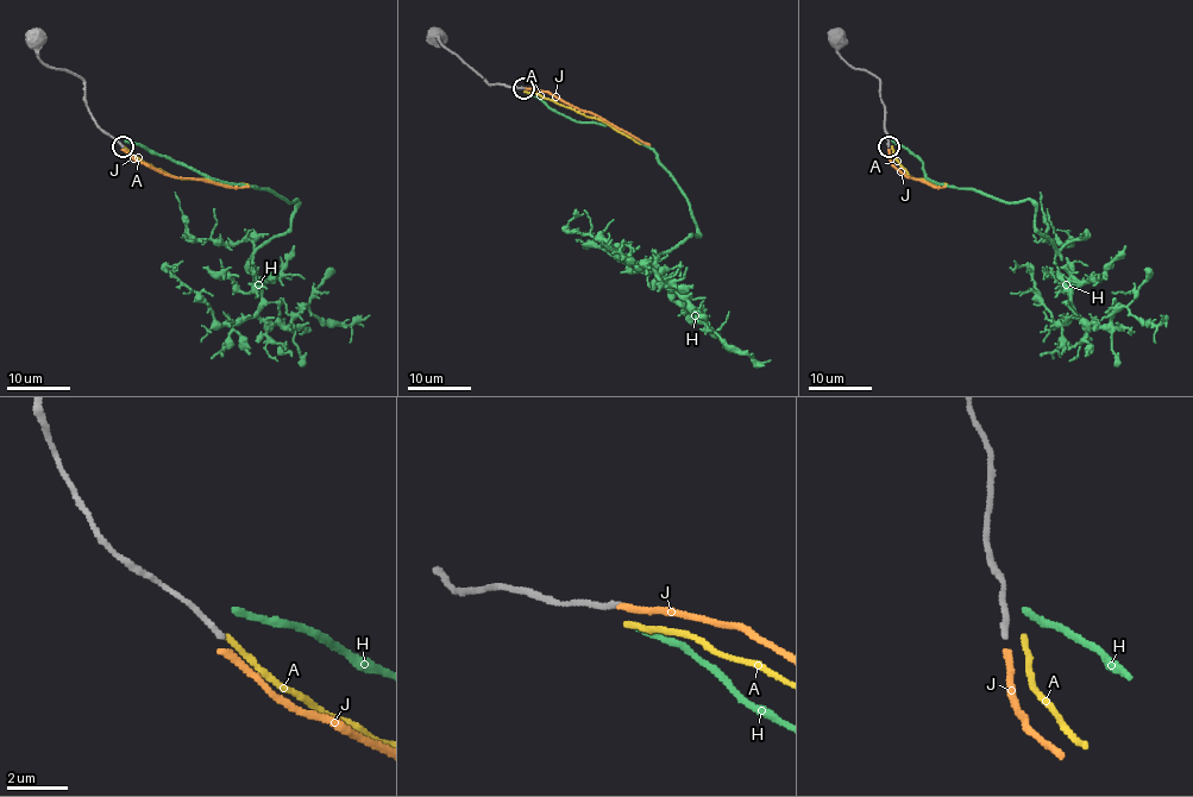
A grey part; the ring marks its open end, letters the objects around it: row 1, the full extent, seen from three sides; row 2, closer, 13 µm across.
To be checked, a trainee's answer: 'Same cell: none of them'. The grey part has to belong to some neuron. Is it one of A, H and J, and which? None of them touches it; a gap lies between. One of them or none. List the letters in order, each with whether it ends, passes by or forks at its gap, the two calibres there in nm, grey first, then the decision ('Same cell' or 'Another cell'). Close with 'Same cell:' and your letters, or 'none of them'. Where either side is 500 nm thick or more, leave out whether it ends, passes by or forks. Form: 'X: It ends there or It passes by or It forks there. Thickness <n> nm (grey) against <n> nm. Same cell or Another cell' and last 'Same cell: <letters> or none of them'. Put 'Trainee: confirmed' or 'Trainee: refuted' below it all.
A: It ends there. Thickness 200 nm (grey) against 190 nm. Same cell
H: It ends there. Thickness 200 nm (grey) against 240 nm. Another cell
J: It ends there. Thickness 200 nm (grey) against 260 nm. Another cell
Same cell: A
Trainee: refuted

